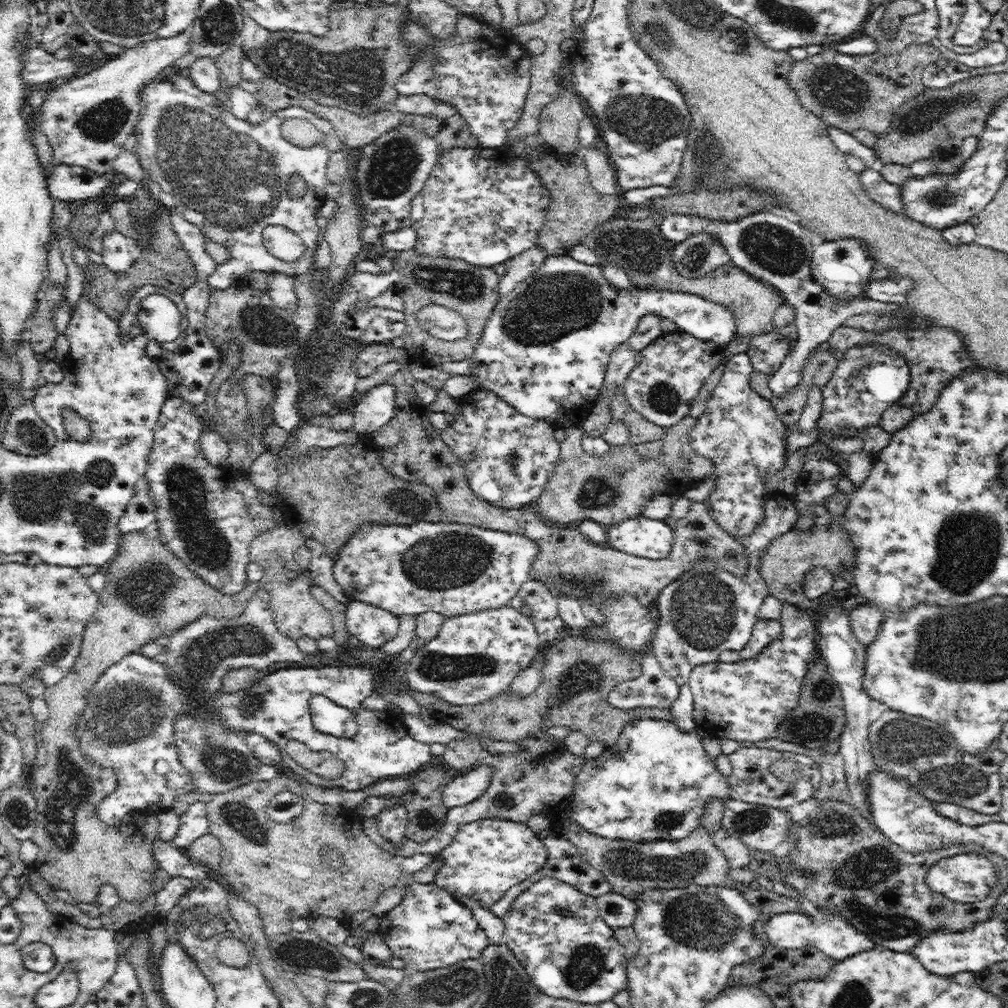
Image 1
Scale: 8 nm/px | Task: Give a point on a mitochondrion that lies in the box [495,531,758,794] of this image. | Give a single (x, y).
(701, 608)

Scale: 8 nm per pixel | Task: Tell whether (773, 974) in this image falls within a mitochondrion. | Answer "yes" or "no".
no

